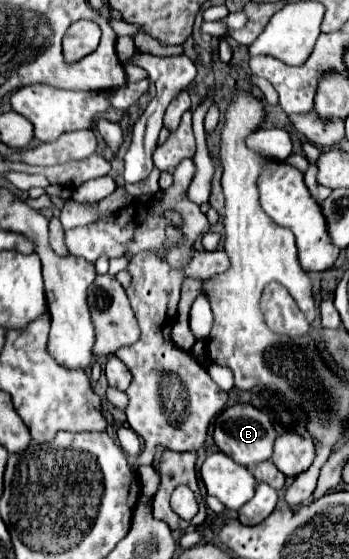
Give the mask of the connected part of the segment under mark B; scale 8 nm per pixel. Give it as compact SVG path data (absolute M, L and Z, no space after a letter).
M235 404L231 408L225 408L217 416L217 420L213 424L213 440L223 454L227 454L235 462L249 468L249 466L255 466L257 462L271 458L271 450L273 450L273 442L275 442L275 430L271 426L269 416L263 414L261 410L253 408L251 404Z

